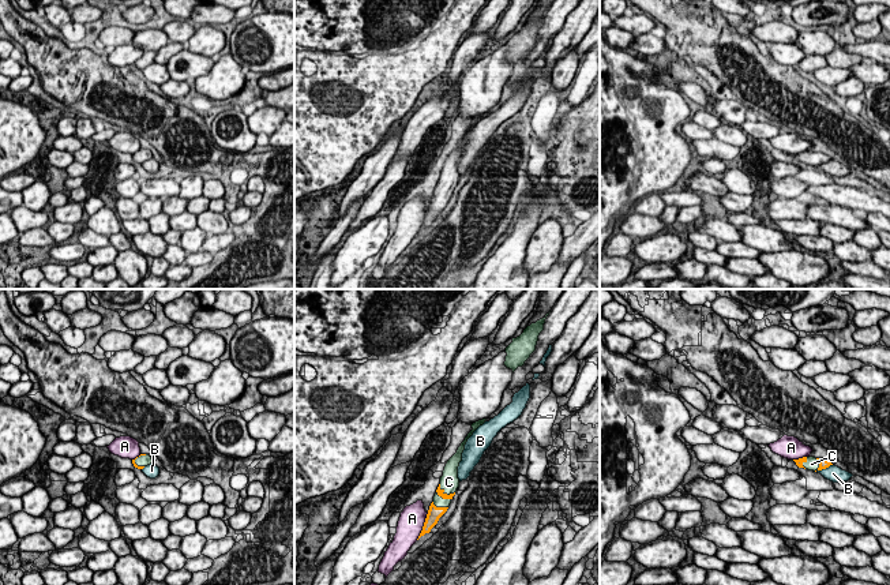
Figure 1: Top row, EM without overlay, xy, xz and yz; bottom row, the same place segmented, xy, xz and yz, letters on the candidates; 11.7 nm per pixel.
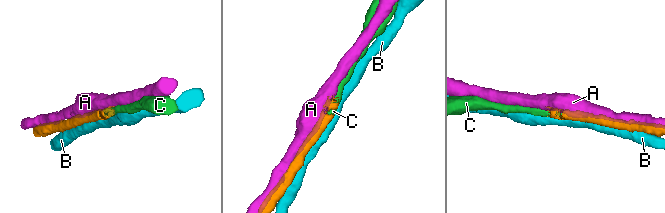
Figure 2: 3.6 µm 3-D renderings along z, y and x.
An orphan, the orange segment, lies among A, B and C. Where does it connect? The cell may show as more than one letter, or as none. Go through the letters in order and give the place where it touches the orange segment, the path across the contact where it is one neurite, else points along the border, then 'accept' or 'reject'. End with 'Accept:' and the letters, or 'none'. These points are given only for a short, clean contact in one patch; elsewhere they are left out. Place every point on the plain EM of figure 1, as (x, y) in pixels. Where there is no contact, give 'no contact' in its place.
A: xz (423, 221) | reject
B: yz (823, 162) | reject
C: xz (446, 188) | across xz (439, 186), (446, 188), (449, 176) | accept
Accept: C

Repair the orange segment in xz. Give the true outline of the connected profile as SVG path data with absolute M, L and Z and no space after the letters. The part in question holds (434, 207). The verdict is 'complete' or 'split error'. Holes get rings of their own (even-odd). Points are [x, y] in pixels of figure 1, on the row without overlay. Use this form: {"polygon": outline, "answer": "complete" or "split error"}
{"polygon": "M482 113L472 119L473 124L467 128L465 135L461 138L457 147L447 155L443 165L443 170L440 172L440 179L433 191L433 196L429 200L429 205L418 233L425 228L429 228L431 224L438 218L439 213L447 206L451 198L451 194L457 187L457 183L459 181L458 161L459 161L459 157L462 155L462 147L465 145L465 139L467 134L473 130L473 127L485 117L485 115L487 113Z", "answer": "split error"}

